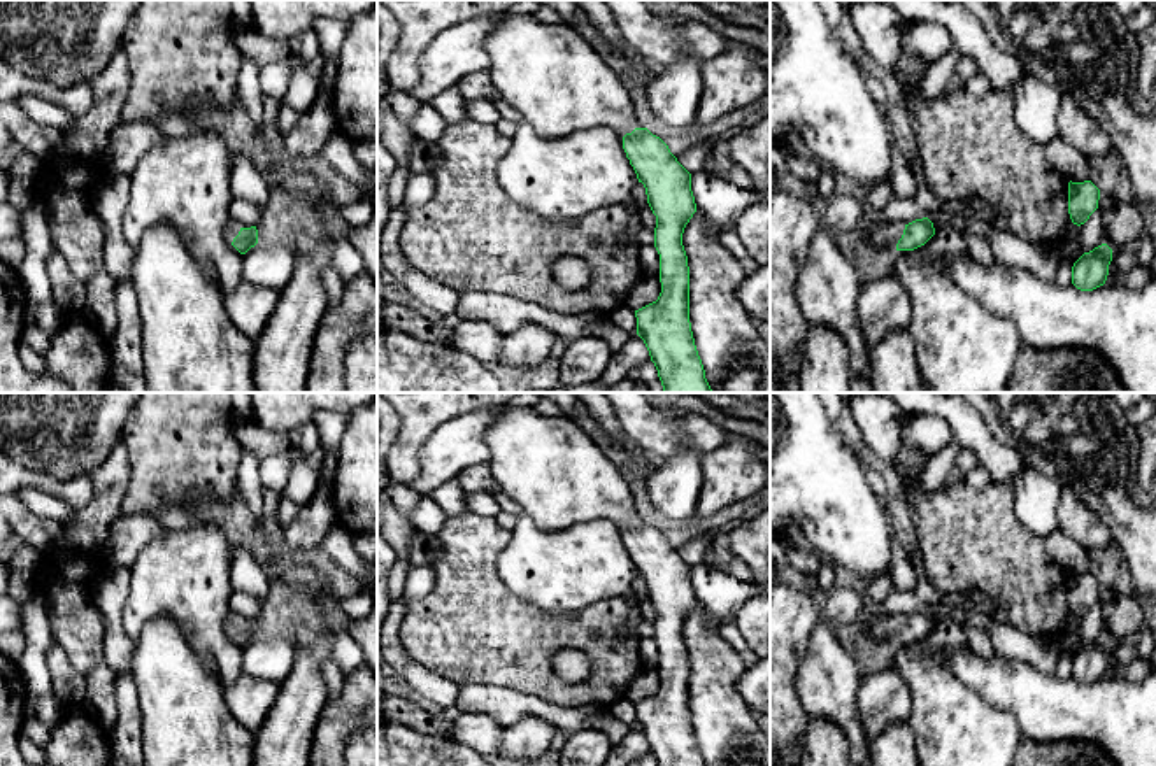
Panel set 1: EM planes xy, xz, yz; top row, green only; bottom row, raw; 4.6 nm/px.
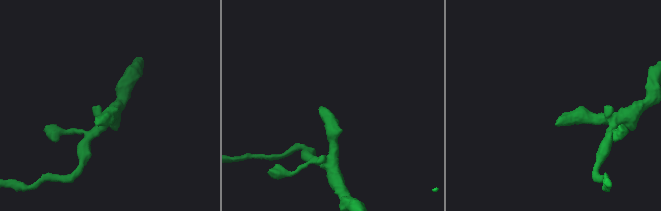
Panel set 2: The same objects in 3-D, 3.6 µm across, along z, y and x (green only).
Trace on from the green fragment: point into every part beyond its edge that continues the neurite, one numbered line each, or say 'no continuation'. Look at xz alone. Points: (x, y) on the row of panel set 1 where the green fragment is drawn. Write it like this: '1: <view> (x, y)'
1: xz (549, 74)

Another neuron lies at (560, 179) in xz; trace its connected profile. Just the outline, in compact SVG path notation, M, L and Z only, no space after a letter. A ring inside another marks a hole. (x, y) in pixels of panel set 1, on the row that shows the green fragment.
M526 121L517 123L496 177L512 202L549 221L624 205L639 182L614 128L598 124L546 138Z

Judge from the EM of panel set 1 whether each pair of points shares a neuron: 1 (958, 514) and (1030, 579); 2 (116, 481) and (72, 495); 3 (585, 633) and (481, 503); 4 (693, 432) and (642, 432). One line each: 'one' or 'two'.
1: one
2: two
3: two
4: one

